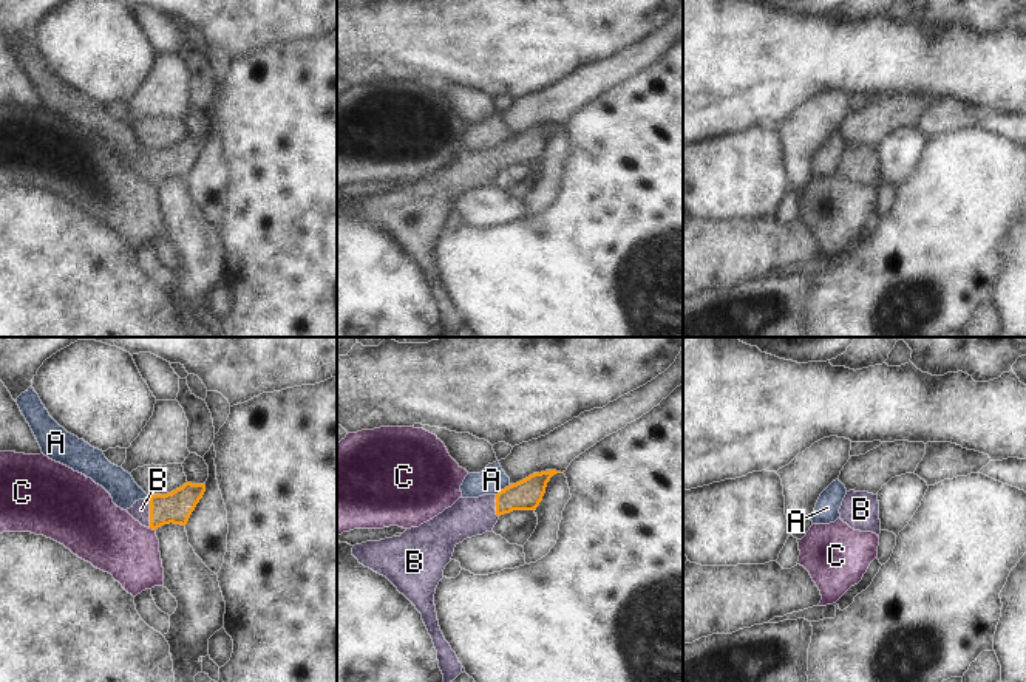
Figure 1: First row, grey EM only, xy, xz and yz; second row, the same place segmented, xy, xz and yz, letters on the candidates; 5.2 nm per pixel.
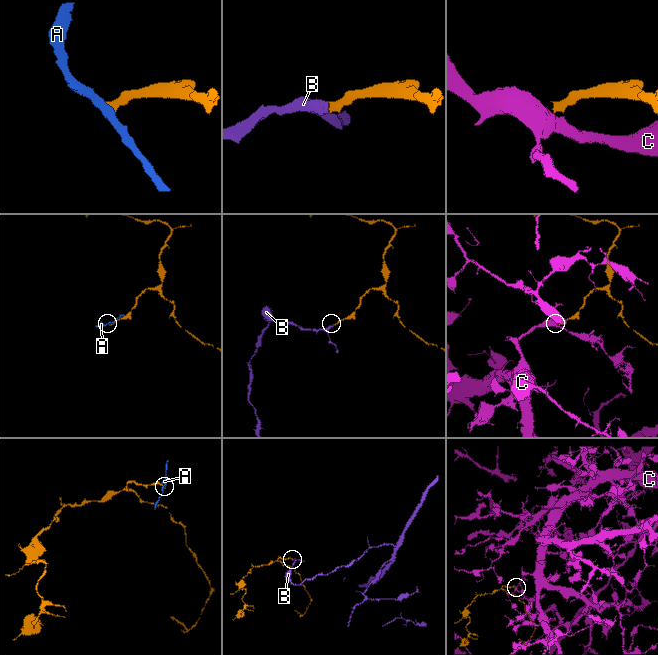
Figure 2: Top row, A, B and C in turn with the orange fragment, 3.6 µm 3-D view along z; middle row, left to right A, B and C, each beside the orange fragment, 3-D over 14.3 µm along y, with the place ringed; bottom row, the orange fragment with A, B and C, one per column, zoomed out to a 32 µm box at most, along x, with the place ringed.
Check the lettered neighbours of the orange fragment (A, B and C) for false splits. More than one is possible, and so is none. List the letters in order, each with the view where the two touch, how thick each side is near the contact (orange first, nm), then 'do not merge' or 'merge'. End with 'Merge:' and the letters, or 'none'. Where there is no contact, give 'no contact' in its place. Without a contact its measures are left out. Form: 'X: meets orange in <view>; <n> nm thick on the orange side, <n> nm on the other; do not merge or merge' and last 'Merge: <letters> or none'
A: meets orange in xz; 160 nm thick on the orange side, 150 nm on the other; do not merge
B: meets orange in xy; 160 nm thick on the orange side, 100 nm on the other; merge
C: meets orange in xy; 160 nm thick on the orange side, 320 nm on the other; do not merge
Merge: B

